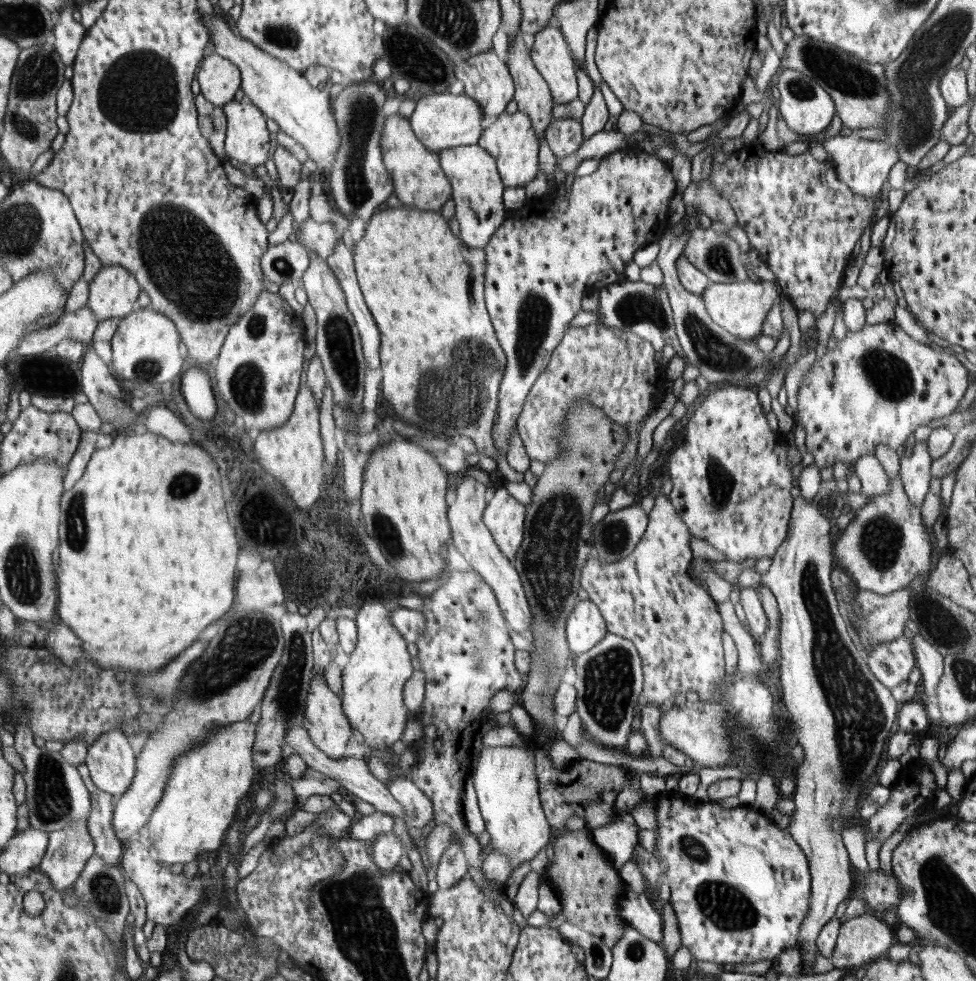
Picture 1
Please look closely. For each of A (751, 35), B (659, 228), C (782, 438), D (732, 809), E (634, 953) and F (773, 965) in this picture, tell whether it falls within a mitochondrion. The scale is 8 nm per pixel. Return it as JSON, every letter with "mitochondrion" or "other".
{"A":"other","B":"other","C":"other","D":"other","E":"mitochondrion","F":"other"}

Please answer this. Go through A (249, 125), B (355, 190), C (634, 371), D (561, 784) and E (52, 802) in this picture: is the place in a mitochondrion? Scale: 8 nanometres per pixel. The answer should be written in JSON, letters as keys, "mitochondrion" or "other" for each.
{"A":"other","B":"mitochondrion","C":"other","D":"other","E":"mitochondrion"}

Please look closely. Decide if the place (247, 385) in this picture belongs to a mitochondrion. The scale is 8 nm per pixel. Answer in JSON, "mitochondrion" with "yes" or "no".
{"mitochondrion":"yes"}

